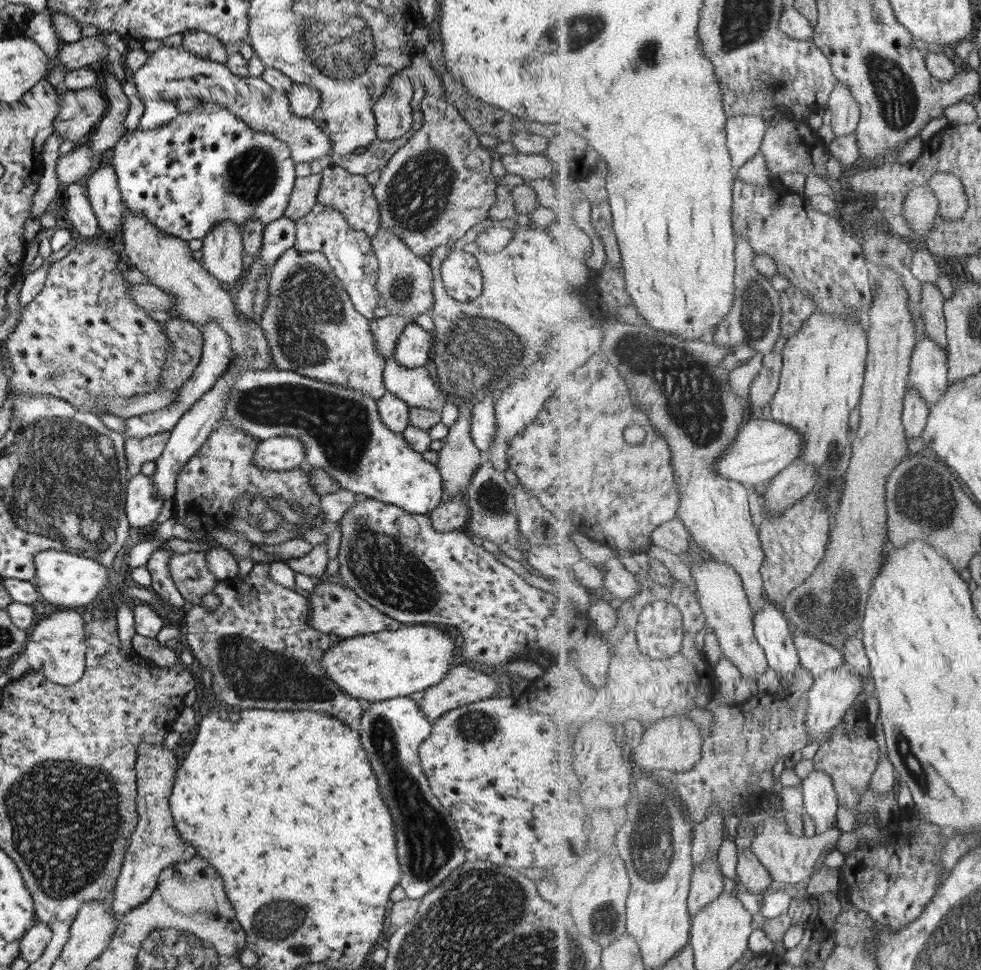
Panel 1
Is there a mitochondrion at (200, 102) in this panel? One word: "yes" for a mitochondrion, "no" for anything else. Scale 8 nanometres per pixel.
no

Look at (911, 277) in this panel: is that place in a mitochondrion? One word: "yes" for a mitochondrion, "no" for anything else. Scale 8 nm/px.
no

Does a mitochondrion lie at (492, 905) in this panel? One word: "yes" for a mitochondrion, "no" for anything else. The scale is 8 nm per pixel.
yes

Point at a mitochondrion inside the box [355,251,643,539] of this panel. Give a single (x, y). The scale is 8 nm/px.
(475, 350)

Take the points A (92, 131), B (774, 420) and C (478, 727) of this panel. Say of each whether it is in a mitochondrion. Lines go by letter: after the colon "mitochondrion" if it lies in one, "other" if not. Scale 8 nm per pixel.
A: other
B: other
C: mitochondrion

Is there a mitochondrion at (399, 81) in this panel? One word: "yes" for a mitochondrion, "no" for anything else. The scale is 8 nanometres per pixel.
no

